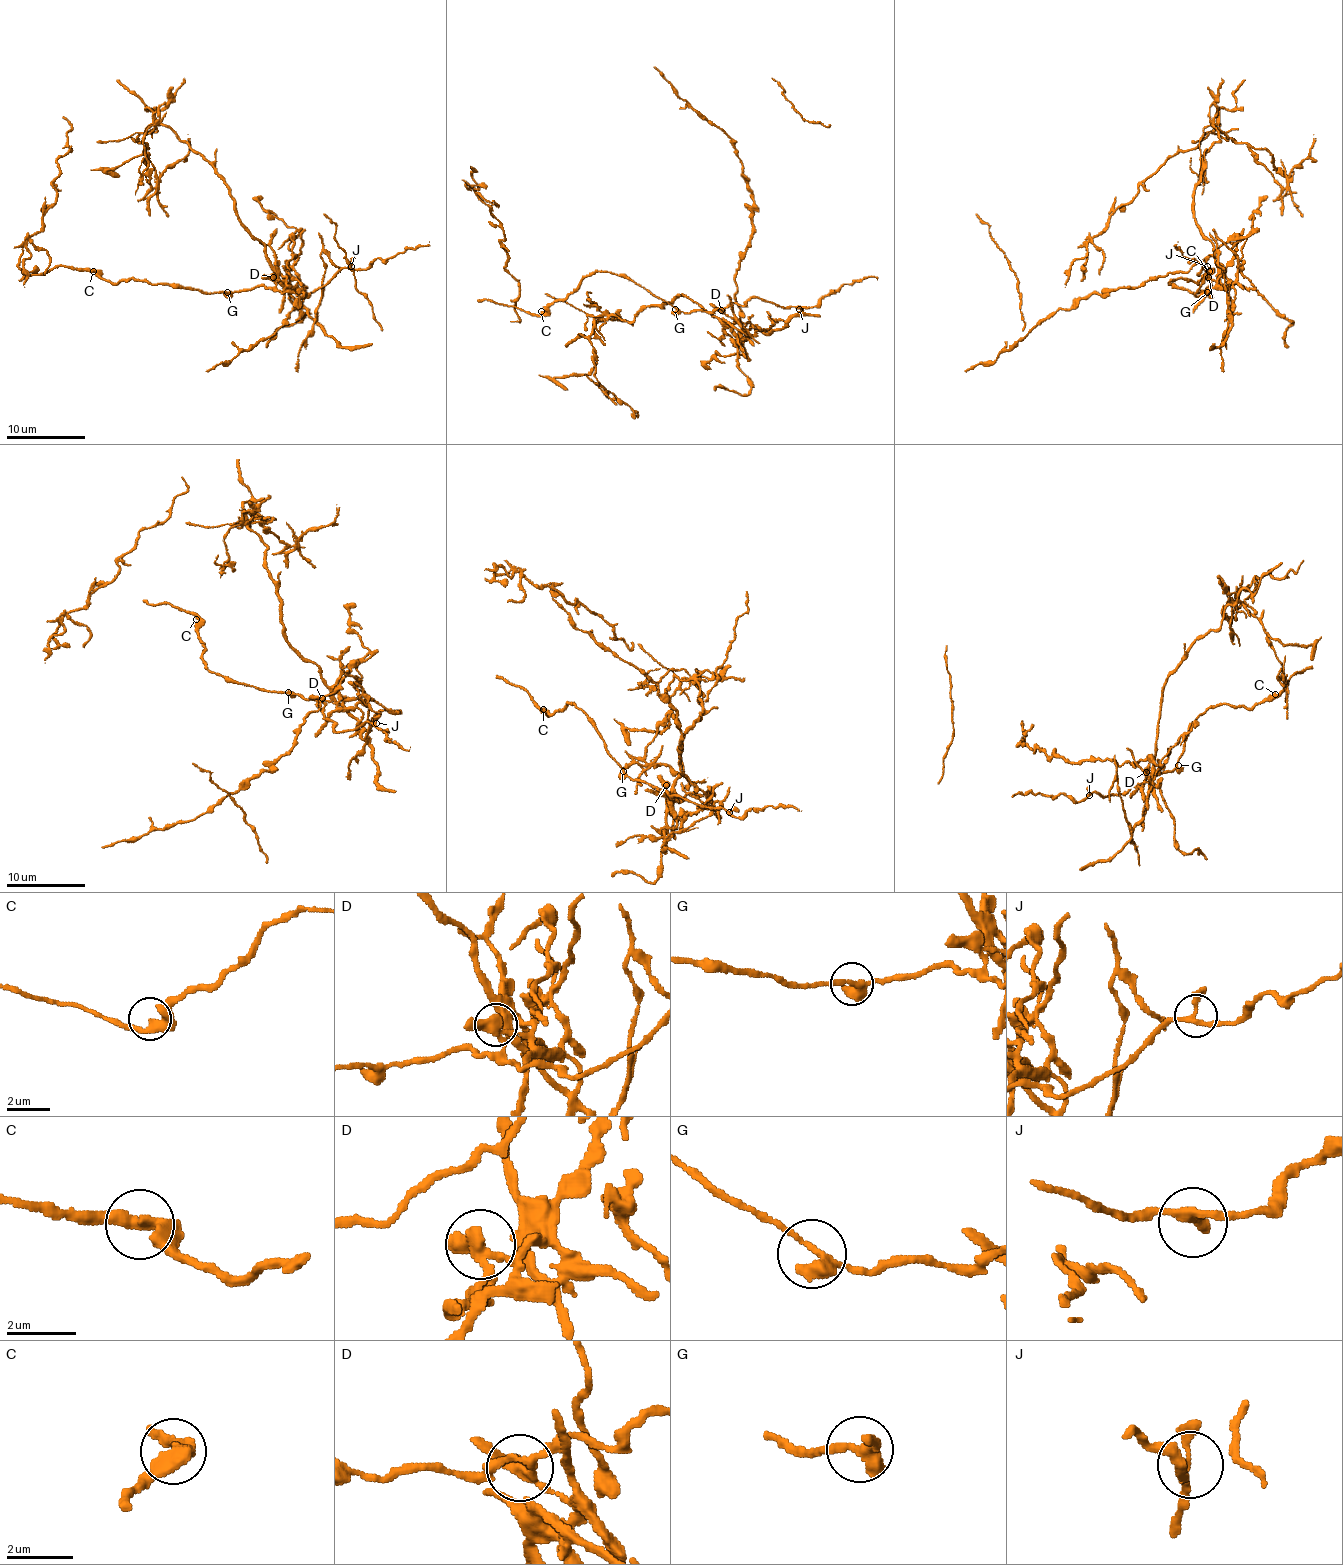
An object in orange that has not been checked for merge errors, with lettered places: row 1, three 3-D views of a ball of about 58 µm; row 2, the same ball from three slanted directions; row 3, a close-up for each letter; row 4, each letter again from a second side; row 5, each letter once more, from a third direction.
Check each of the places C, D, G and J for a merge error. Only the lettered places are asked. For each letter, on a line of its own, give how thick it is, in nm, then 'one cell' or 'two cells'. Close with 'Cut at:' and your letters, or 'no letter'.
C: calibre 340 nm; one cell
D: calibre 320 nm; two cells
G: calibre 320 nm; one cell
J: calibre 200 nm; one cell
Cut at: D

